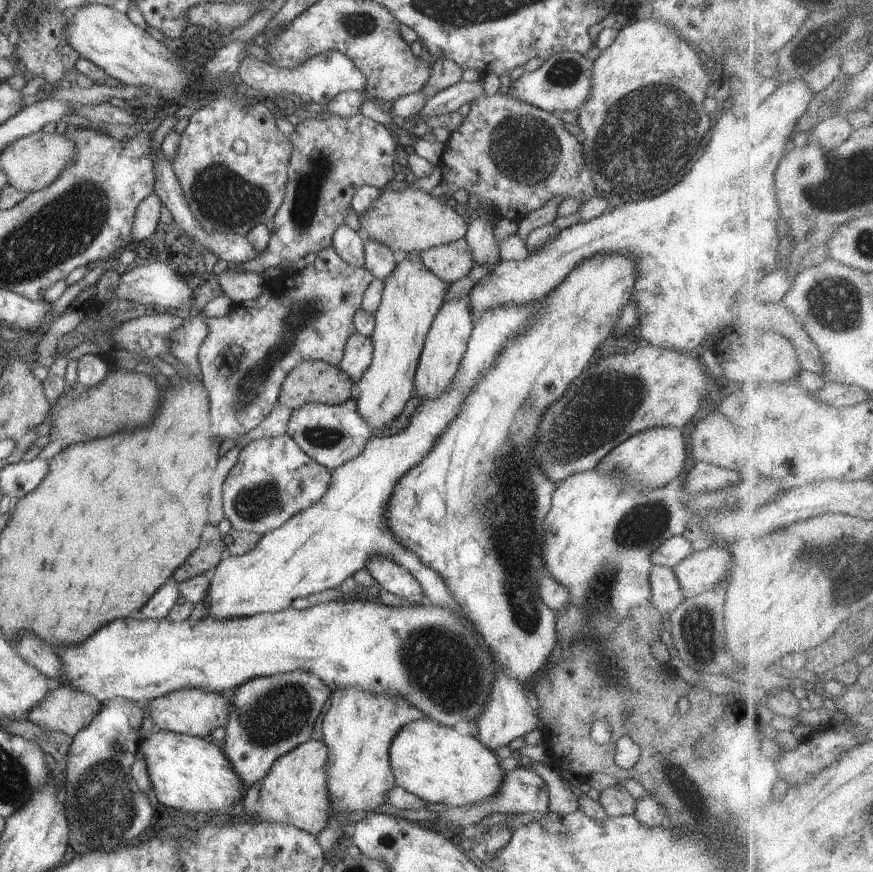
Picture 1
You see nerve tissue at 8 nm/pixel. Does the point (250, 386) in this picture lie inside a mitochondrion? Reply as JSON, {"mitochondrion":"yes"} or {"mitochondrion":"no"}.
{"mitochondrion":"yes"}

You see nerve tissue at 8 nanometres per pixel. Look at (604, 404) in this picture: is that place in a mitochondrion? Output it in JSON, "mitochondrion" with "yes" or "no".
{"mitochondrion":"yes"}

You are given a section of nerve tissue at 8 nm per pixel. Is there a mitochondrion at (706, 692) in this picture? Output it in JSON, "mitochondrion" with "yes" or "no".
{"mitochondrion":"no"}

